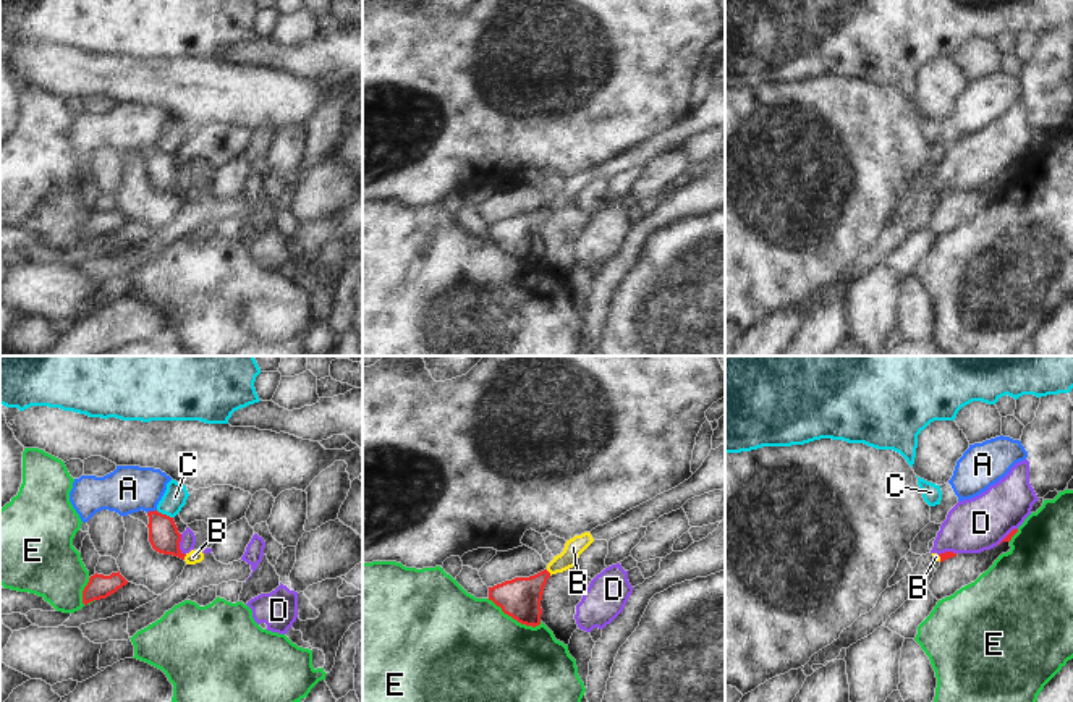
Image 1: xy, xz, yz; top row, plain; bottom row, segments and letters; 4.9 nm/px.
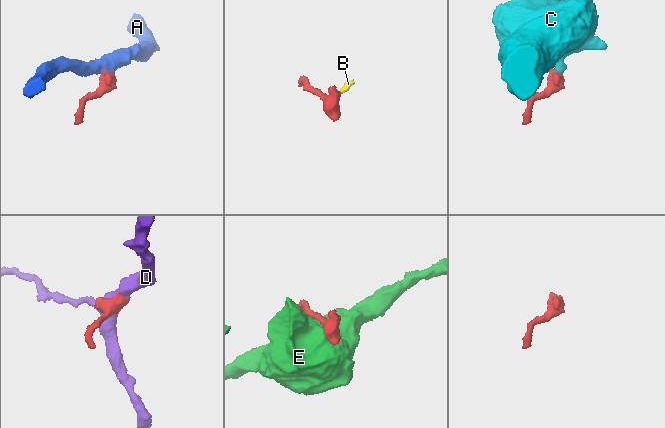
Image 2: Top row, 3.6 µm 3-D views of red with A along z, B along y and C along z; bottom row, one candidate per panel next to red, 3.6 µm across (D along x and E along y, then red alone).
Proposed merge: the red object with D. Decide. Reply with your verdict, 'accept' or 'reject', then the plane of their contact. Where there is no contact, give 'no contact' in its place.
reject; meets red in xy

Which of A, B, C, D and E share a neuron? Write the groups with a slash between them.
A / B / C / D / E

